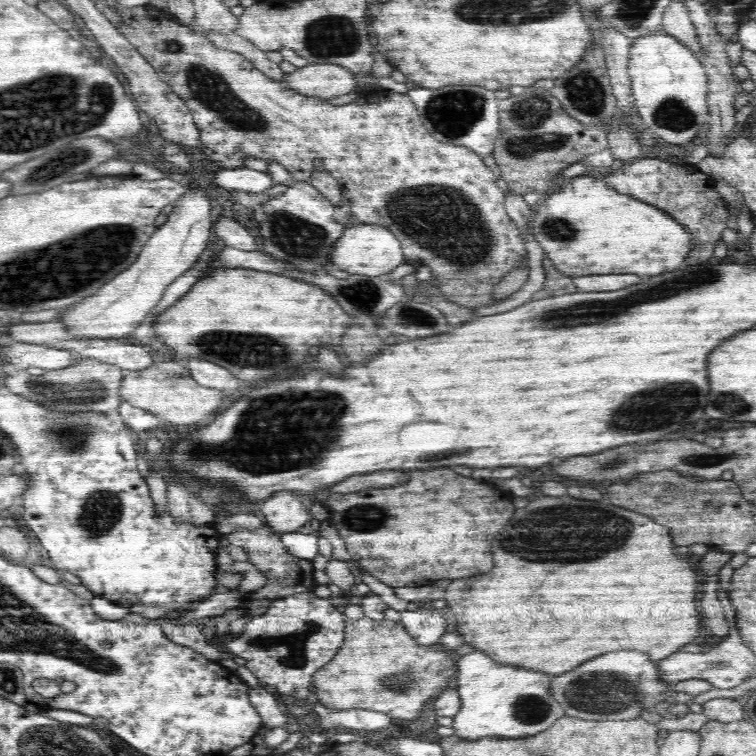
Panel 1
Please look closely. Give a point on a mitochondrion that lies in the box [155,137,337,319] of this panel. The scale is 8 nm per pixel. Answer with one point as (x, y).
(295, 238)

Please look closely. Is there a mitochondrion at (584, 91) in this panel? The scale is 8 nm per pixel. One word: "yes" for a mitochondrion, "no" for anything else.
yes

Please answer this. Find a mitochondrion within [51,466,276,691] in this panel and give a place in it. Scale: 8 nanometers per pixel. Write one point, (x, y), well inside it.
(102, 510)

